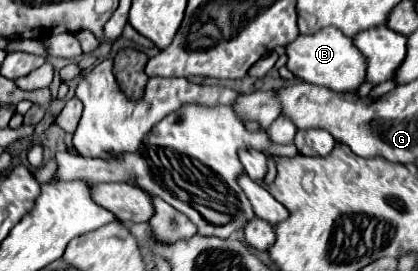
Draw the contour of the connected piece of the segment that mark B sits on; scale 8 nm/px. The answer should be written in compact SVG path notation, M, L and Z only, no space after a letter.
M334 27L320 29L312 35L298 35L292 43L286 45L286 67L302 81L312 85L322 85L332 91L354 91L364 83L364 65L360 51L354 47L352 39L342 35L342 31Z

